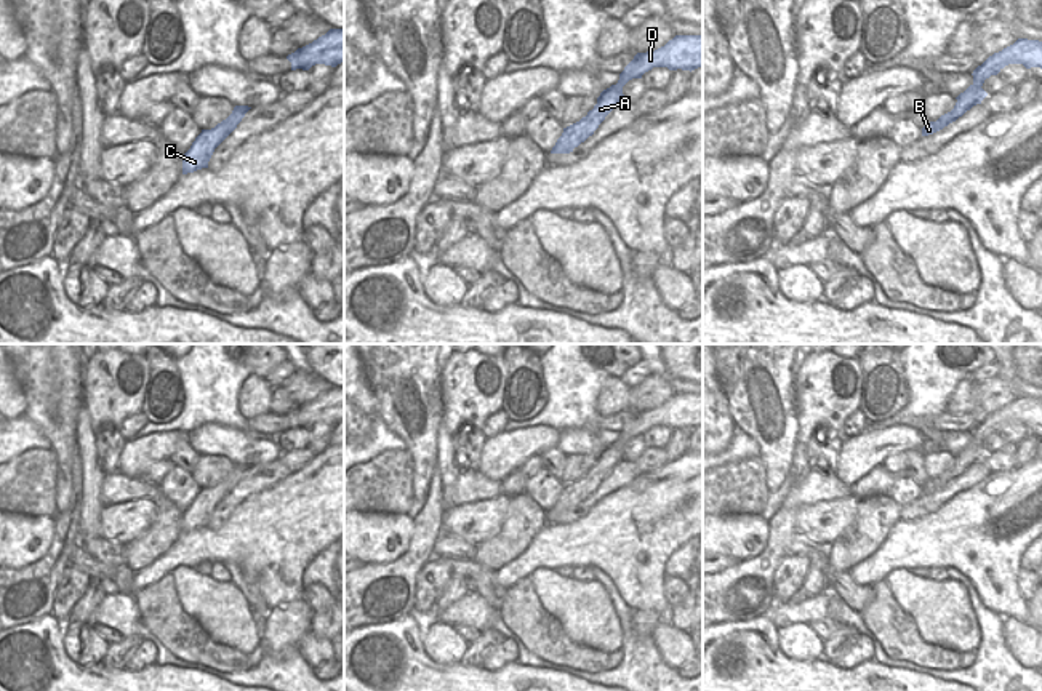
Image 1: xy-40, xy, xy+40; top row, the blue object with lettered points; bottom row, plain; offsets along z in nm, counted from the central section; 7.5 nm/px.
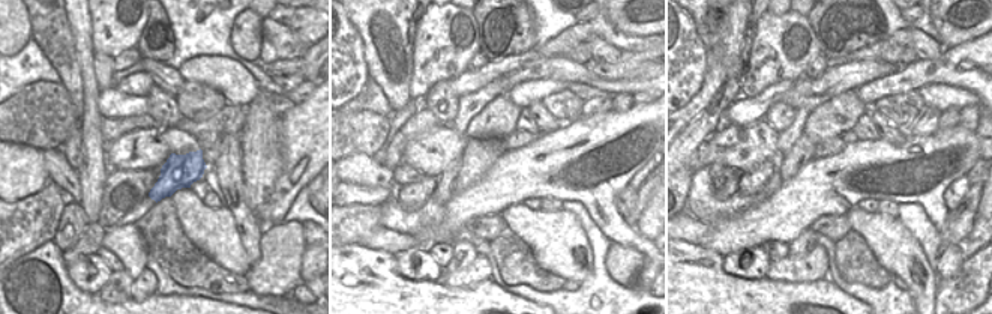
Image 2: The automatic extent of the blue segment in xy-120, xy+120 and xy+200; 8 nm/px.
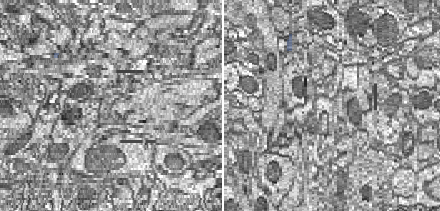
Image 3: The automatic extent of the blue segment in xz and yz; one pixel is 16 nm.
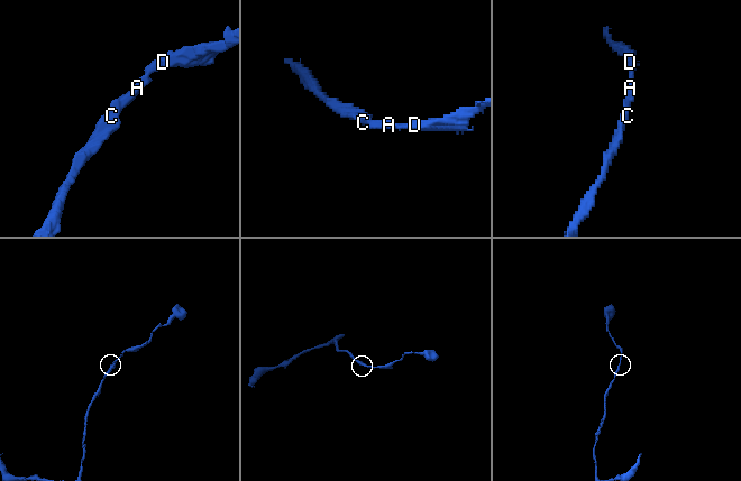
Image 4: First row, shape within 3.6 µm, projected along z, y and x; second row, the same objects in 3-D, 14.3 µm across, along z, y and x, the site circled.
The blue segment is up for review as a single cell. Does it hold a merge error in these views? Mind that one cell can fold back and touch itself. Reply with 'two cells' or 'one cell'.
one cell

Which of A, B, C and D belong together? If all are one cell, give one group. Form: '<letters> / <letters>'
A B C D

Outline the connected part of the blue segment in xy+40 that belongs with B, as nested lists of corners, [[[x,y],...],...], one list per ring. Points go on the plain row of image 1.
[[[1018,397],[1013,403],[989,414],[981,424],[973,429],[973,441],[960,451],[951,470],[941,473],[936,480],[930,480],[922,486],[922,494],[933,493],[949,481],[956,480],[973,464],[981,462],[988,451],[981,446],[984,438],[997,433],[1008,422],[1023,422],[1026,427],[1042,427],[1042,400]]]

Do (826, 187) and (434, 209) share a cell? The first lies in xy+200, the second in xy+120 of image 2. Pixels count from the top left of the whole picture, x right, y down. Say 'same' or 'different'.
different

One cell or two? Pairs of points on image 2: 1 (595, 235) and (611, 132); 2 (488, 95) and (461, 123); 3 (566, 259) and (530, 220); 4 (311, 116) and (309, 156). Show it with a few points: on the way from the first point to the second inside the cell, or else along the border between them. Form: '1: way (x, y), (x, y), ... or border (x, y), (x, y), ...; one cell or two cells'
1: border (572, 200), (586, 209), (611, 242); two cells
2: way (480, 101), (465, 116); one cell
3: way (560, 250), (539, 229); one cell
4: way (311, 126), (309, 146); one cell

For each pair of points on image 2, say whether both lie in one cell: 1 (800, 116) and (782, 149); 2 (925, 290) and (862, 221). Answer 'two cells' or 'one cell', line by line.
1: one cell
2: one cell

